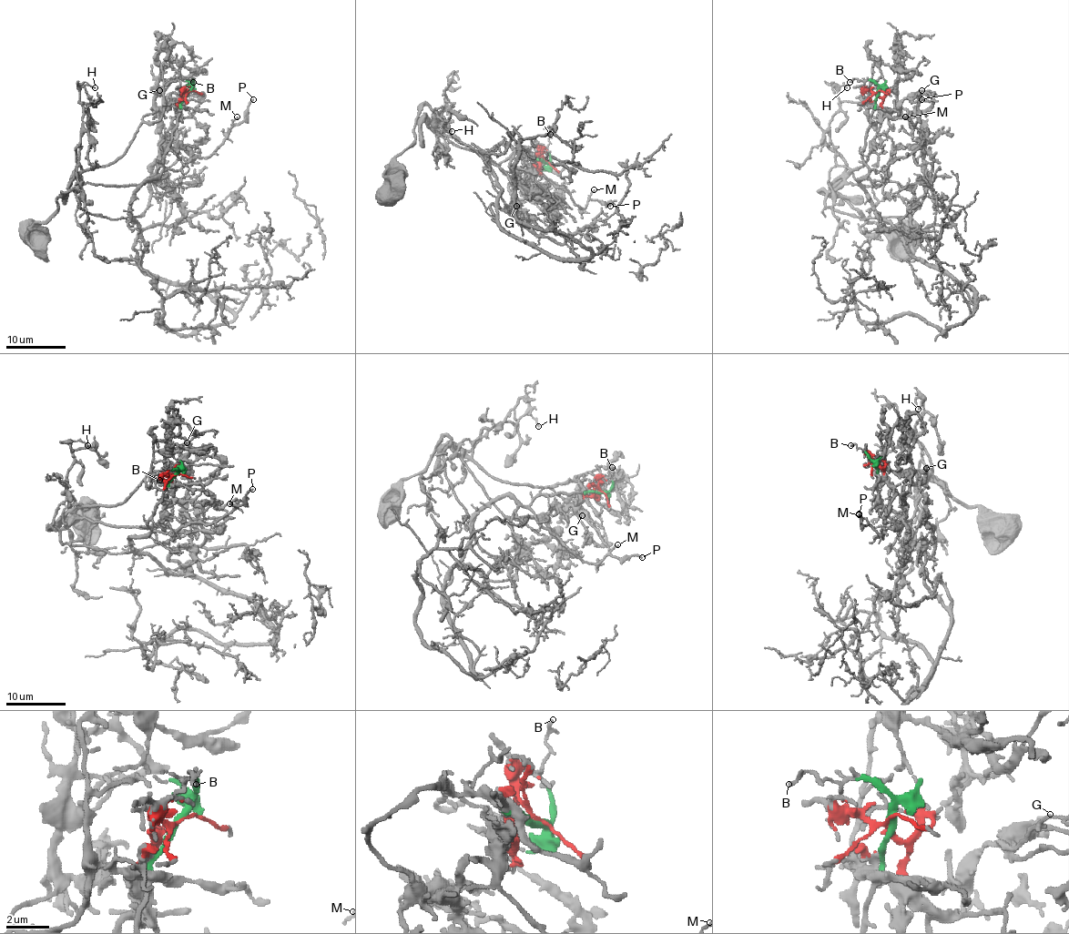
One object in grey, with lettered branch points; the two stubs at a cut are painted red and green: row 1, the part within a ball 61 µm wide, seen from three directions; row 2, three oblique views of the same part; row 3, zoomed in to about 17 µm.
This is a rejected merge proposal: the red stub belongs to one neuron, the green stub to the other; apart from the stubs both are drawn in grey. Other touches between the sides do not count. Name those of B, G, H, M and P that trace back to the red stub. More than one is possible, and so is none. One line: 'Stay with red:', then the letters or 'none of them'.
Stay with red: G, H

